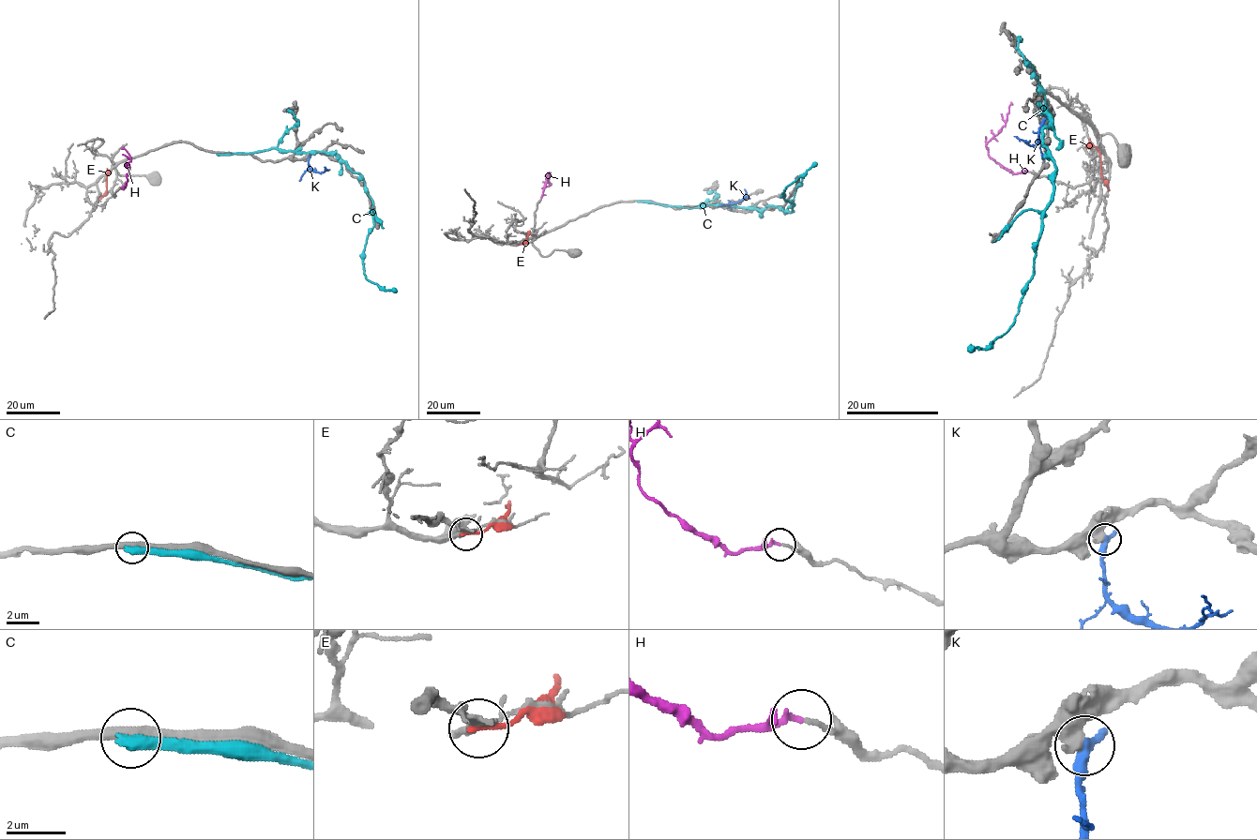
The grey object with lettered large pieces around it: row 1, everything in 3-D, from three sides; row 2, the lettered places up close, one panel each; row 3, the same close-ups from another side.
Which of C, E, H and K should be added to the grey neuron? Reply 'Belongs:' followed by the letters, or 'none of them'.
Belongs: H

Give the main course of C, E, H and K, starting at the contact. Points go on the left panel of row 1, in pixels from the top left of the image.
C: (218, 154), (271, 148), (336, 153), (362, 178), (372, 203), (373, 225), (363, 253), (365, 277), (397, 292)
E: (99, 198), (106, 191), (107, 169)
H: (121, 187), (123, 188), (127, 178), (128, 169), (126, 166), (130, 160), (130, 157), (121, 148)
K: (309, 157), (309, 167), (323, 172), (325, 167)

